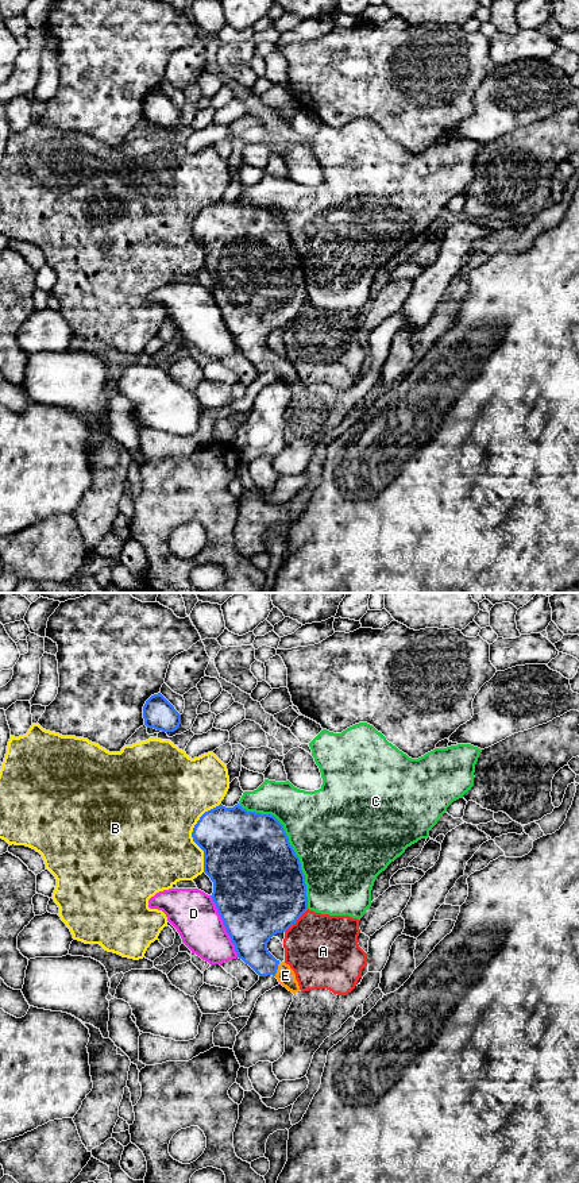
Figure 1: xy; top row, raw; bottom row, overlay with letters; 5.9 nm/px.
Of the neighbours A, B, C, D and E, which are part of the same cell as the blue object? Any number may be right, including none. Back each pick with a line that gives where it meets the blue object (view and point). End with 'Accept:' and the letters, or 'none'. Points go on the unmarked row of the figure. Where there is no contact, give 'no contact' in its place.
E: contact xy (277, 363)
Accept: E

